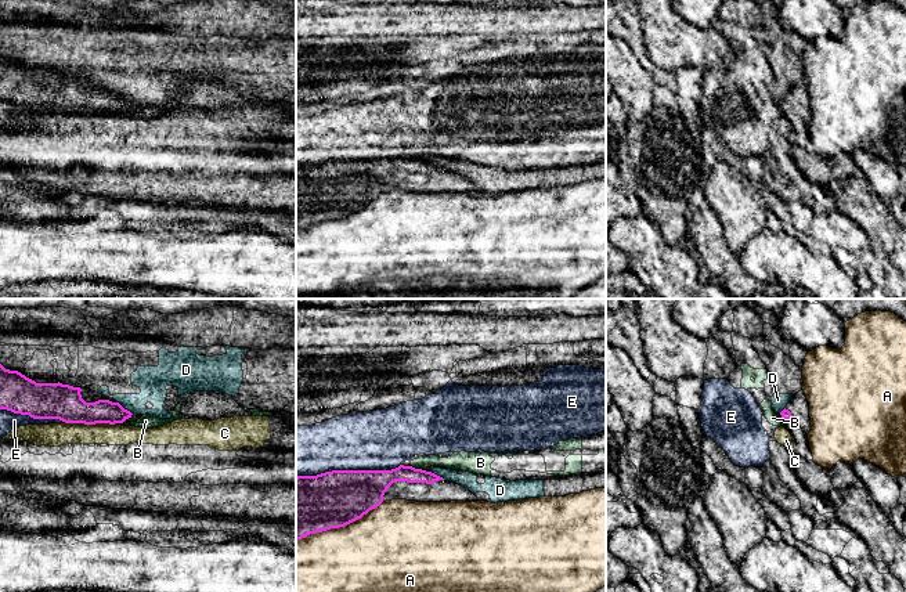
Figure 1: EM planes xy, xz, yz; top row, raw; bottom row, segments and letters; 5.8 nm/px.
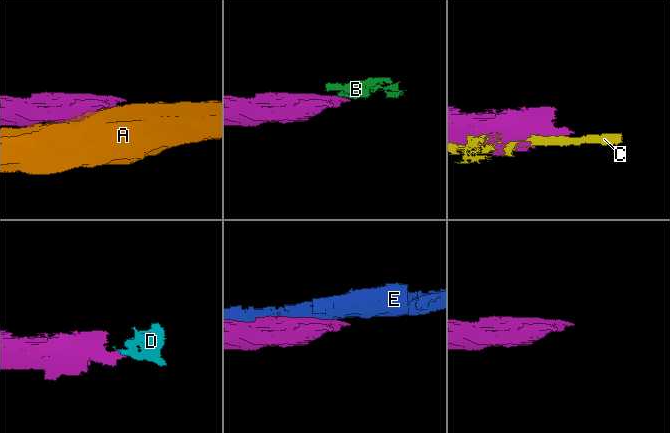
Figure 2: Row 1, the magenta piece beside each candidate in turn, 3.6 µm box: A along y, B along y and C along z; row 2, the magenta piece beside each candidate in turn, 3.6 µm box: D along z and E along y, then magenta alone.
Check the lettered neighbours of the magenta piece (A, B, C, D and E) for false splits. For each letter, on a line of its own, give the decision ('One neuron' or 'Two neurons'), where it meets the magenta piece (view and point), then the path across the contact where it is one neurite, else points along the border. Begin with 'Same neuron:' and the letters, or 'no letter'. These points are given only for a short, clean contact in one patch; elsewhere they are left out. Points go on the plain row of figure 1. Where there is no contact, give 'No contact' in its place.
Same neuron: no letter
A: Two neurons. Touches magenta at xz (339, 216)
B: Two neurons. Touches magenta at xz (417, 159). Boundary: xz (411, 155), (421, 159)
C: Two neurons. Touches magenta at xy (91, 114)
D: Two neurons. Touches magenta at xy (123, 98). Boundary: xy (118, 91), (132, 104)
E: Two neurons. Touches magenta at xz (347, 161)

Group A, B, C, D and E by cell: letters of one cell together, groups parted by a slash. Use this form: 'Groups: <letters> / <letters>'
Groups: A / B E / C / D

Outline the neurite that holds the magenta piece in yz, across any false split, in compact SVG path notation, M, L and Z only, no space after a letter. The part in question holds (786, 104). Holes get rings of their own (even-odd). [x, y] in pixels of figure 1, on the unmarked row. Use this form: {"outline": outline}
{"outline": "M804 80L793 86L780 105L782 109L793 109L804 123L811 122L809 93Z"}

